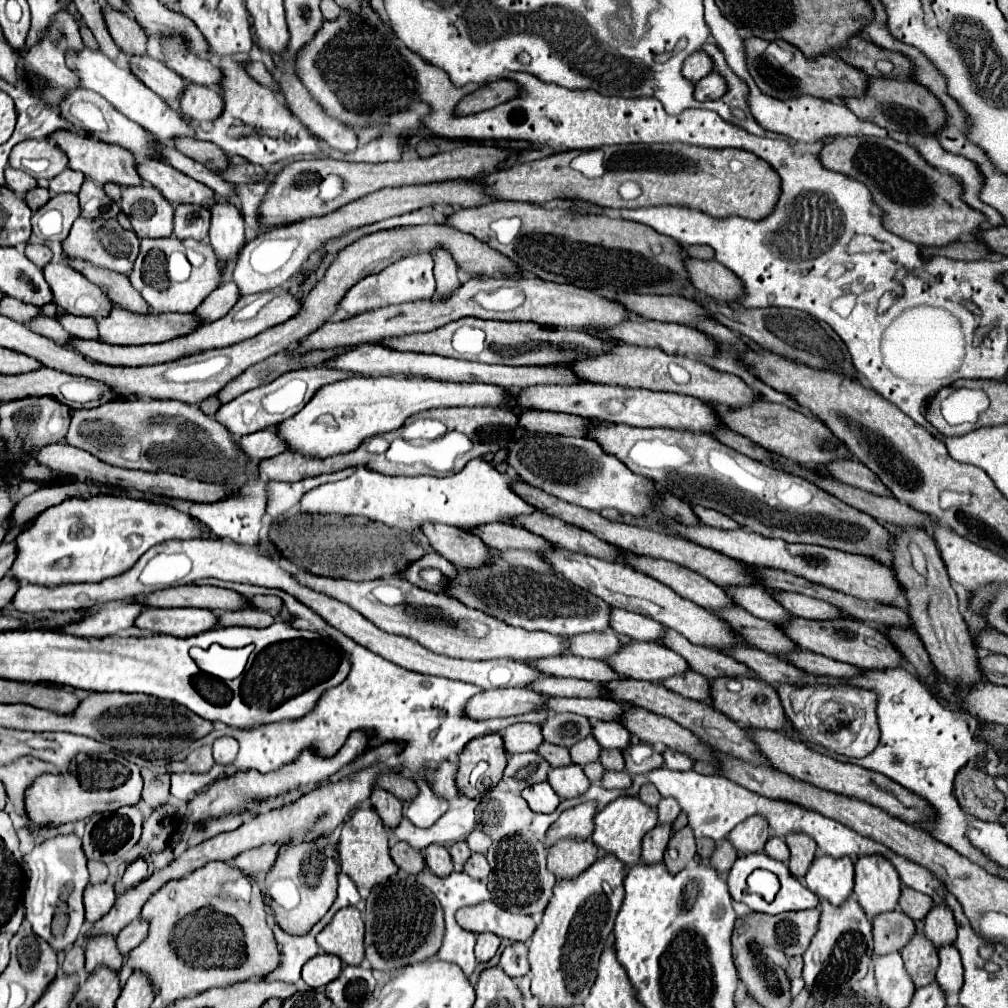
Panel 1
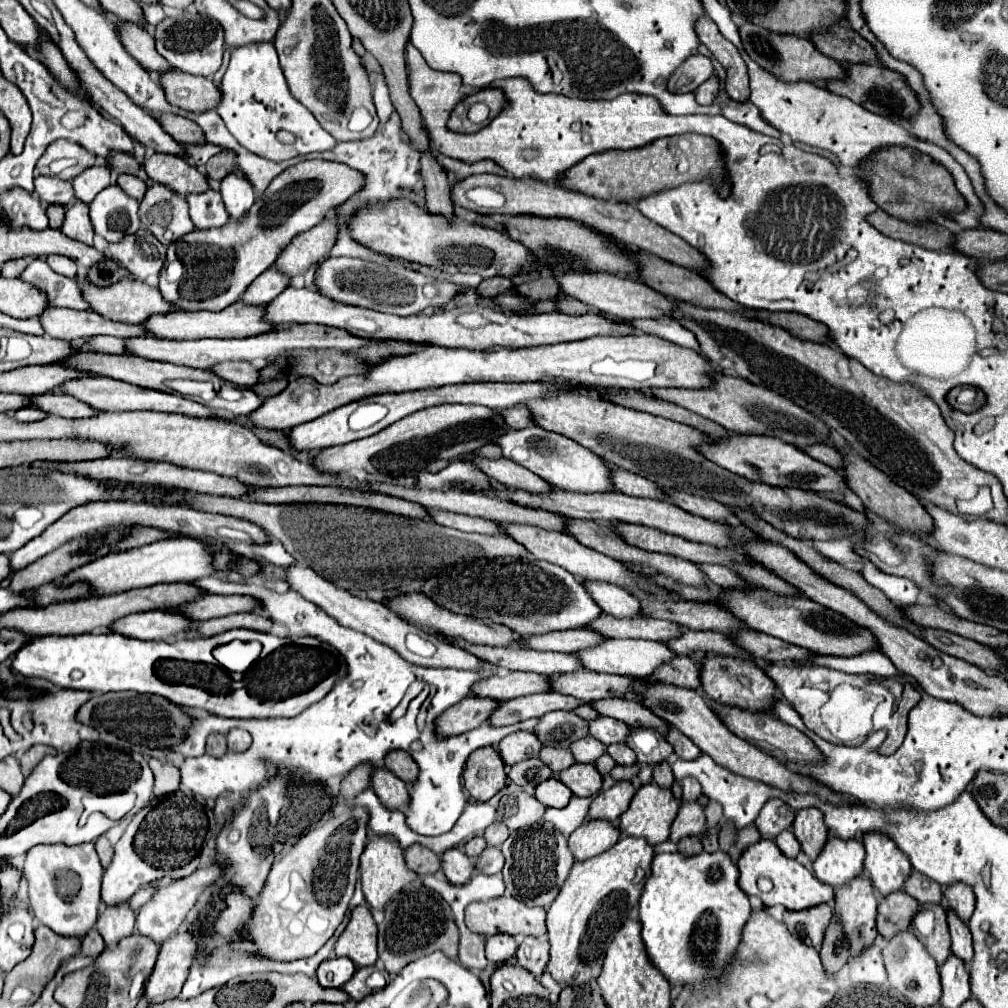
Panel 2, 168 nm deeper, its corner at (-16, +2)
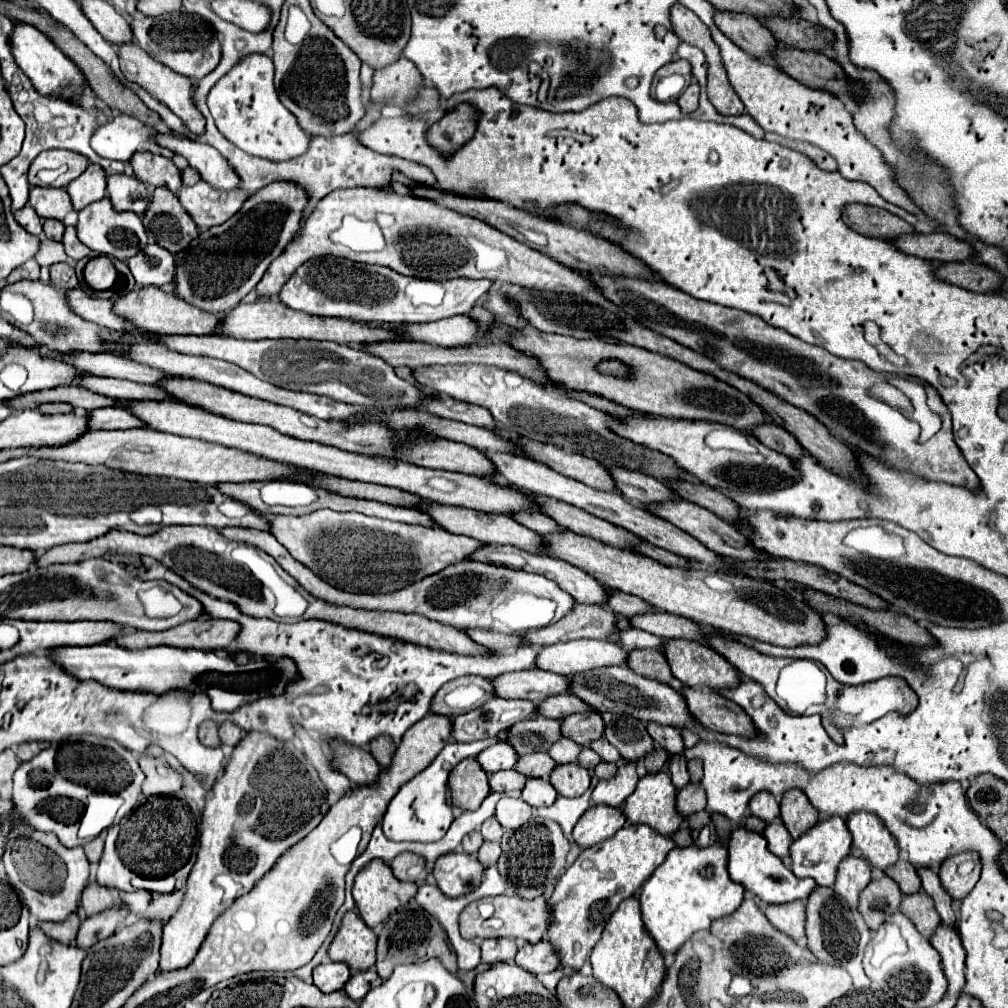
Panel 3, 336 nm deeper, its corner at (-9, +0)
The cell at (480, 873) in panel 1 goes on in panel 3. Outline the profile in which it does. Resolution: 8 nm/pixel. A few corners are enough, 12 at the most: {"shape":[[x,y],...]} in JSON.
{"shape":[[483,842],[477,858],[493,866],[501,854],[497,842]]}

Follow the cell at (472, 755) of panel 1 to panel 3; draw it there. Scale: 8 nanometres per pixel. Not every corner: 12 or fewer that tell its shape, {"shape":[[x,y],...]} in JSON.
{"shape":[[475,758],[449,774],[451,804],[477,810],[491,792]]}

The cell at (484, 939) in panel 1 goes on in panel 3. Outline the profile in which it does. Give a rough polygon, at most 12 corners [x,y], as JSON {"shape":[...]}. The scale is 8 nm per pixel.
{"shape":[[511,938],[483,940],[483,964],[511,962],[517,942]]}

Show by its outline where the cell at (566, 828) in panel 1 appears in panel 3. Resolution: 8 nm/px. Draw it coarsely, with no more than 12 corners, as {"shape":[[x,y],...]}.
{"shape":[[637,762],[599,780],[591,800],[619,808],[635,790]]}

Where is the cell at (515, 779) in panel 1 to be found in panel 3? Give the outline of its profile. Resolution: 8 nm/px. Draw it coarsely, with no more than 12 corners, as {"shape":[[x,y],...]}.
{"shape":[[501,770],[489,776],[491,792],[513,792],[527,778],[517,770]]}

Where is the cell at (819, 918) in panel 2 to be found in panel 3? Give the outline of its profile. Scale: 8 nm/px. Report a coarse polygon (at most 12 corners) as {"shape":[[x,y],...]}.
{"shape":[[805,902],[769,904],[769,922],[785,934],[805,934]]}

